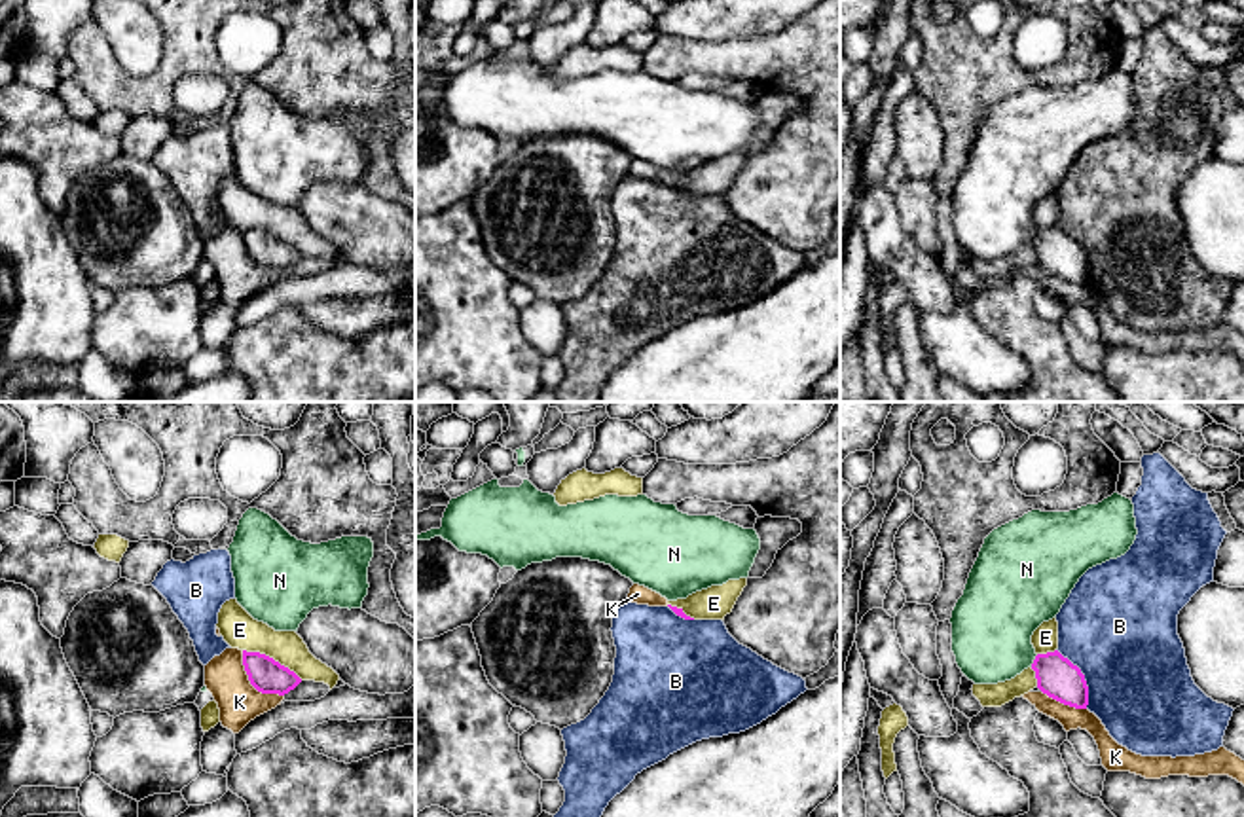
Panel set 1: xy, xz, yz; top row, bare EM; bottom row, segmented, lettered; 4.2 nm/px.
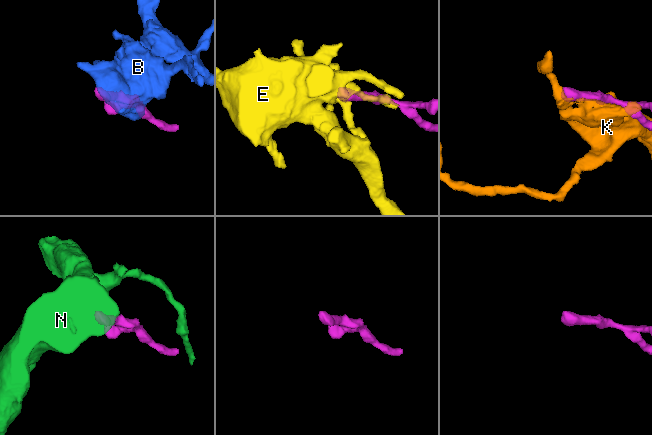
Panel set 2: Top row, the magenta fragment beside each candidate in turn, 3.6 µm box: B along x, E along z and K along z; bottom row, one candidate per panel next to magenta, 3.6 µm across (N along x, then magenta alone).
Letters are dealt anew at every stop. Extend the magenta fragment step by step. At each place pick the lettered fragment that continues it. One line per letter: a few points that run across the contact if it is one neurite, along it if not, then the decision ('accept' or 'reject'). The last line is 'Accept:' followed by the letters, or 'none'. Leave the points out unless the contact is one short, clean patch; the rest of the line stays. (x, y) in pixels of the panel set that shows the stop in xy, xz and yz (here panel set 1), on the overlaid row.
B: reject
E: reject
K: reject
N: line yz (1057, 677), (1034, 660), (992, 622); accept
Accept: N

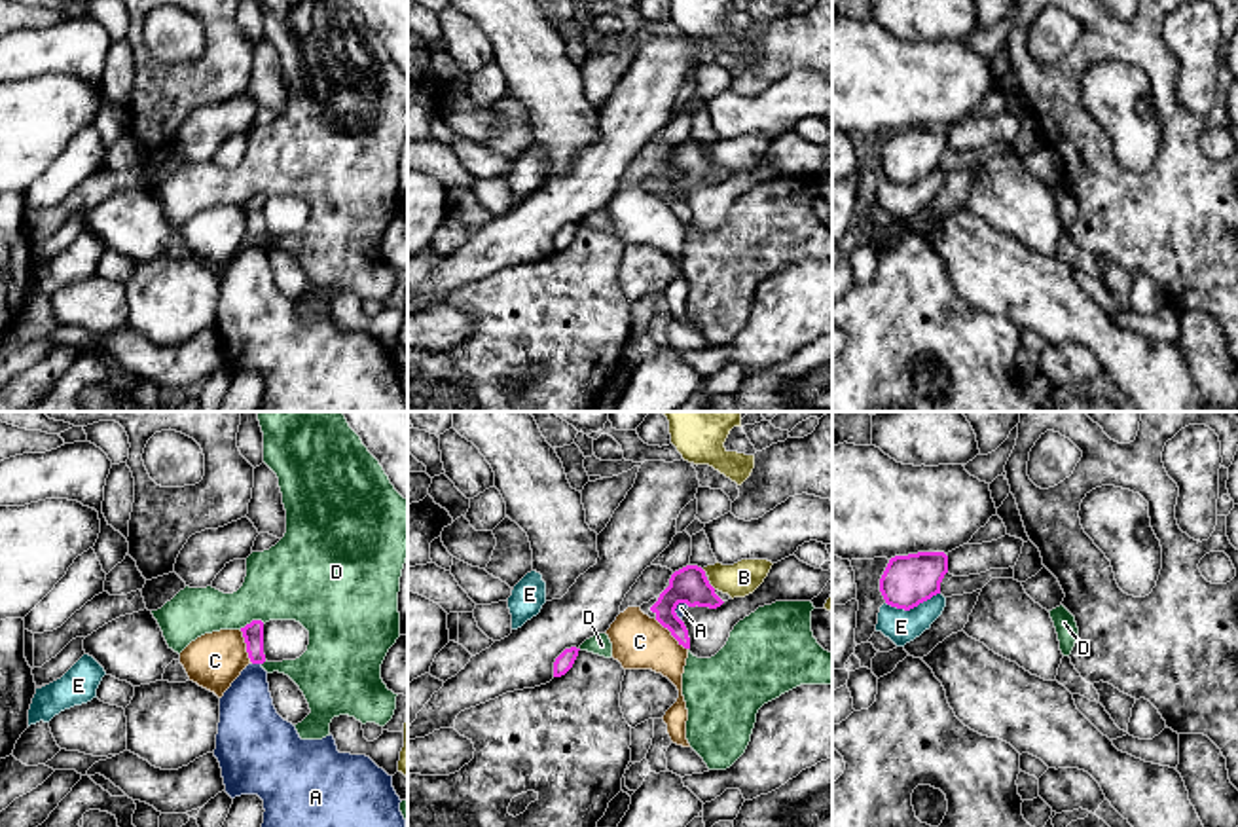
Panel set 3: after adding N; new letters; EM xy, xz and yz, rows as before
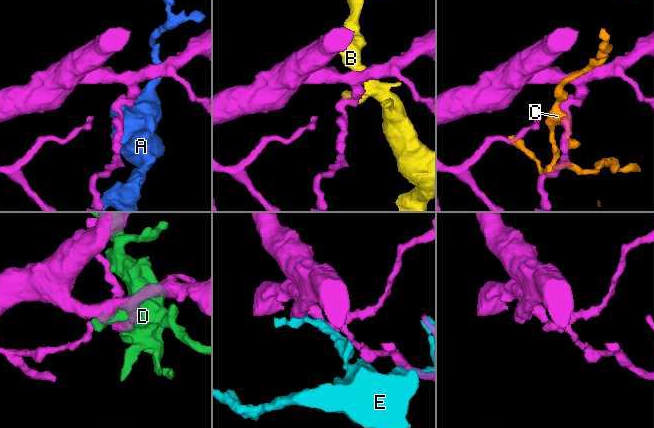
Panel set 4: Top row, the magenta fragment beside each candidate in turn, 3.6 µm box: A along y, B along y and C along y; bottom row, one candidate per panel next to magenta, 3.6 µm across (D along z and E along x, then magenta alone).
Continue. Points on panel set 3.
A: reject
B: reject
C: reject
D: reject
E: reject
Accept: none

